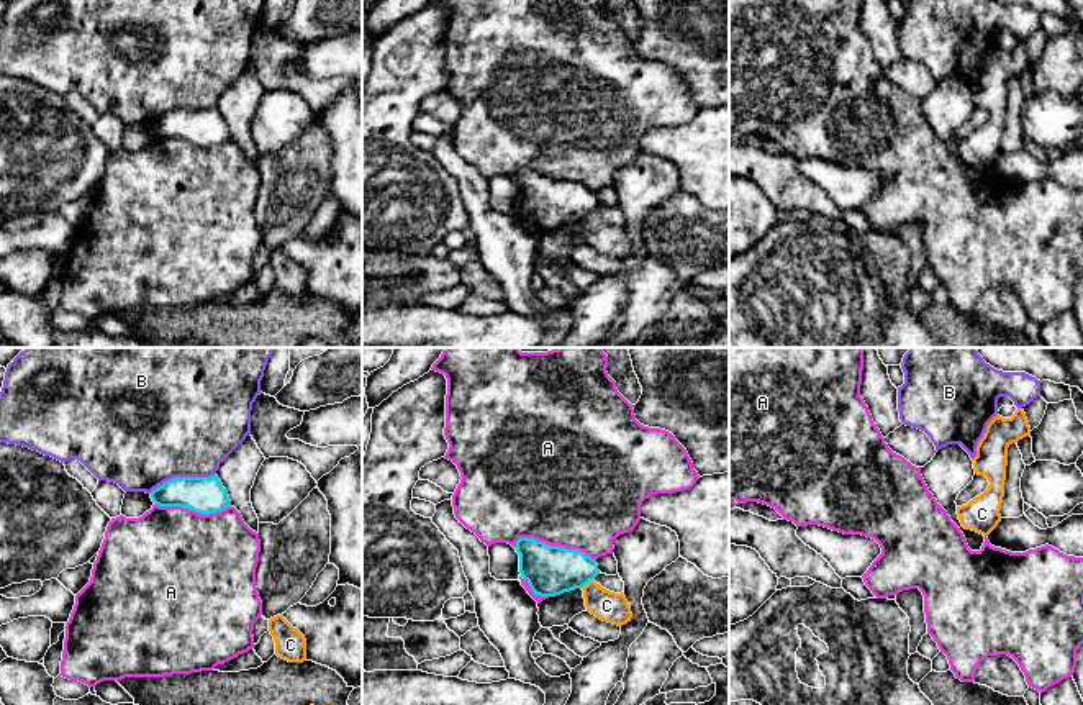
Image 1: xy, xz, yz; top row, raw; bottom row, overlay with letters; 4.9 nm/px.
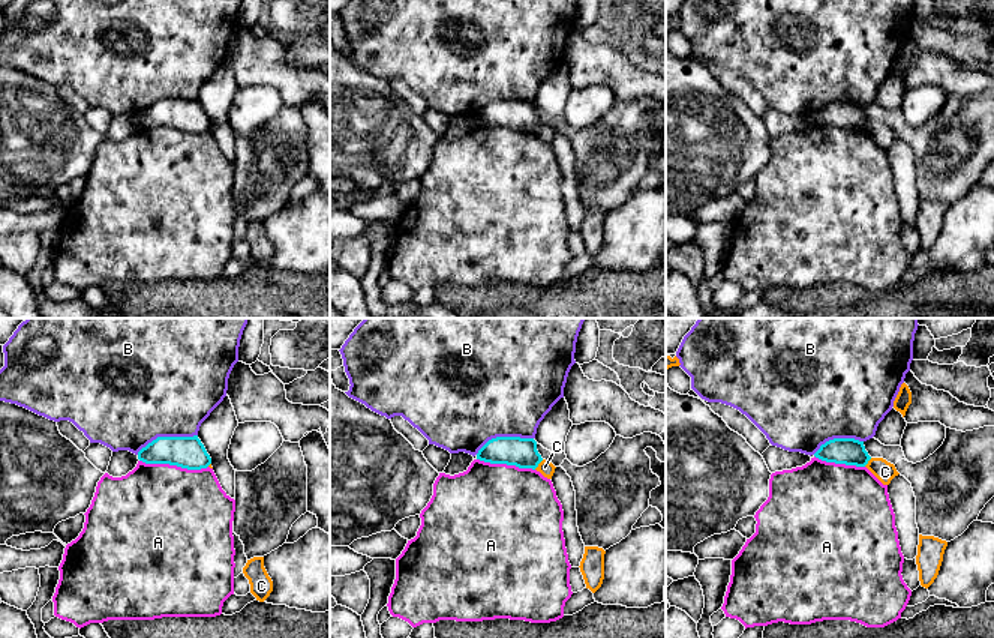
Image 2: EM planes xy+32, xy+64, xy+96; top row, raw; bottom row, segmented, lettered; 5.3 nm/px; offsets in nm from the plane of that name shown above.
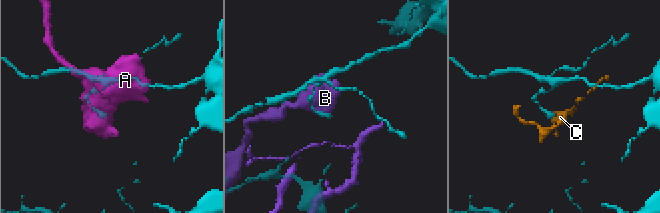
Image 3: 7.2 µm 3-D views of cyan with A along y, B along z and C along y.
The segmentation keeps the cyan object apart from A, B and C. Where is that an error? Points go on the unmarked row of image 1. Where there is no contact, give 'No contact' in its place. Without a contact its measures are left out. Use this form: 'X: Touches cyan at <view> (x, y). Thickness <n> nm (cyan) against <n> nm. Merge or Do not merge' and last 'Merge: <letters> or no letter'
A: Touches cyan at xz (554, 179). Thickness 240 nm (cyan) against 480 nm. Do not merge
B: Touches cyan at xy (182, 110). Thickness 180 nm (cyan) against 500 nm. Do not merge
C: Touches cyan at xz (585, 217). Thickness 240 nm (cyan) against 150 nm. Do not merge
Merge: no letter

